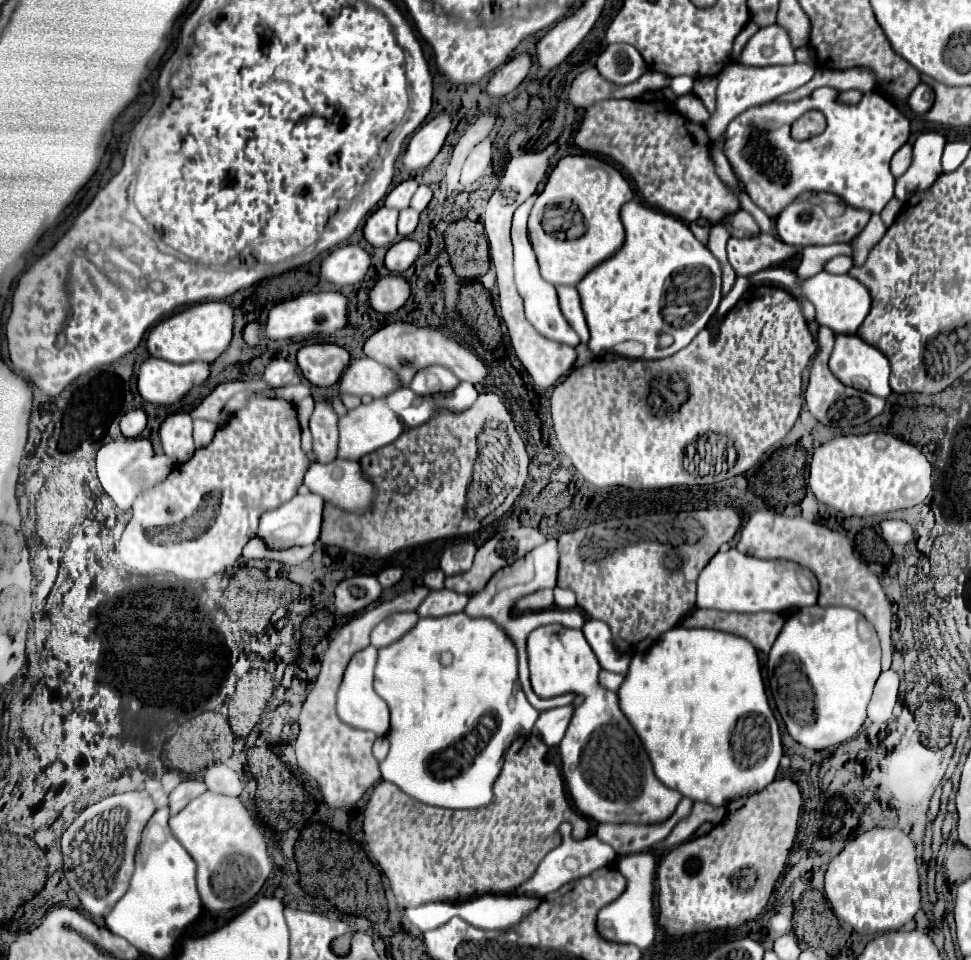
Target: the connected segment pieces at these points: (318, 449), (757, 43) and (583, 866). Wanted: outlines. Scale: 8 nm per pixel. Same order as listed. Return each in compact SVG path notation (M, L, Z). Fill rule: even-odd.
M320 398L310 416L310 432L314 440L314 454L318 462L332 462L338 444L338 414L334 412L330 398Z
M772 24L766 28L760 28L746 44L742 50L740 62L746 66L770 66L770 65L788 65L795 62L795 50L790 44L788 30L782 28L780 24Z
M561 826L559 832L562 834L562 844L546 854L546 858L540 862L536 874L528 882L524 882L516 890L516 894L520 894L520 896L546 896L546 894L558 890L560 886L564 886L576 878L584 878L584 876L592 874L594 870L598 870L606 864L612 864L616 860L616 852L612 850L612 846L602 842L596 834L590 834L584 840L574 840L571 837L570 827Z

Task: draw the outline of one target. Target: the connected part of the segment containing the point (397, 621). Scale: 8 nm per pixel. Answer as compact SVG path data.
M398 612L388 616L386 620L382 620L370 634L370 644L376 648L388 646L396 640L400 640L414 624L418 622L418 614L416 612Z

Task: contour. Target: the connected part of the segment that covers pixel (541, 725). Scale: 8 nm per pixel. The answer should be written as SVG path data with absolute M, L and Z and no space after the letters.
M568 704L568 706L562 706L562 708L542 712L538 722L534 724L534 734L542 742L546 742L548 746L558 746L566 728L568 728L568 722L572 718L574 708L576 708L574 704Z

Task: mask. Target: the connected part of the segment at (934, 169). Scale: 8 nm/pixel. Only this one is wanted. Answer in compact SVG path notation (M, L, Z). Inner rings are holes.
M924 132L914 142L912 166L904 176L896 180L896 198L908 200L916 190L926 190L942 174L942 152L946 146L946 136L940 132Z

